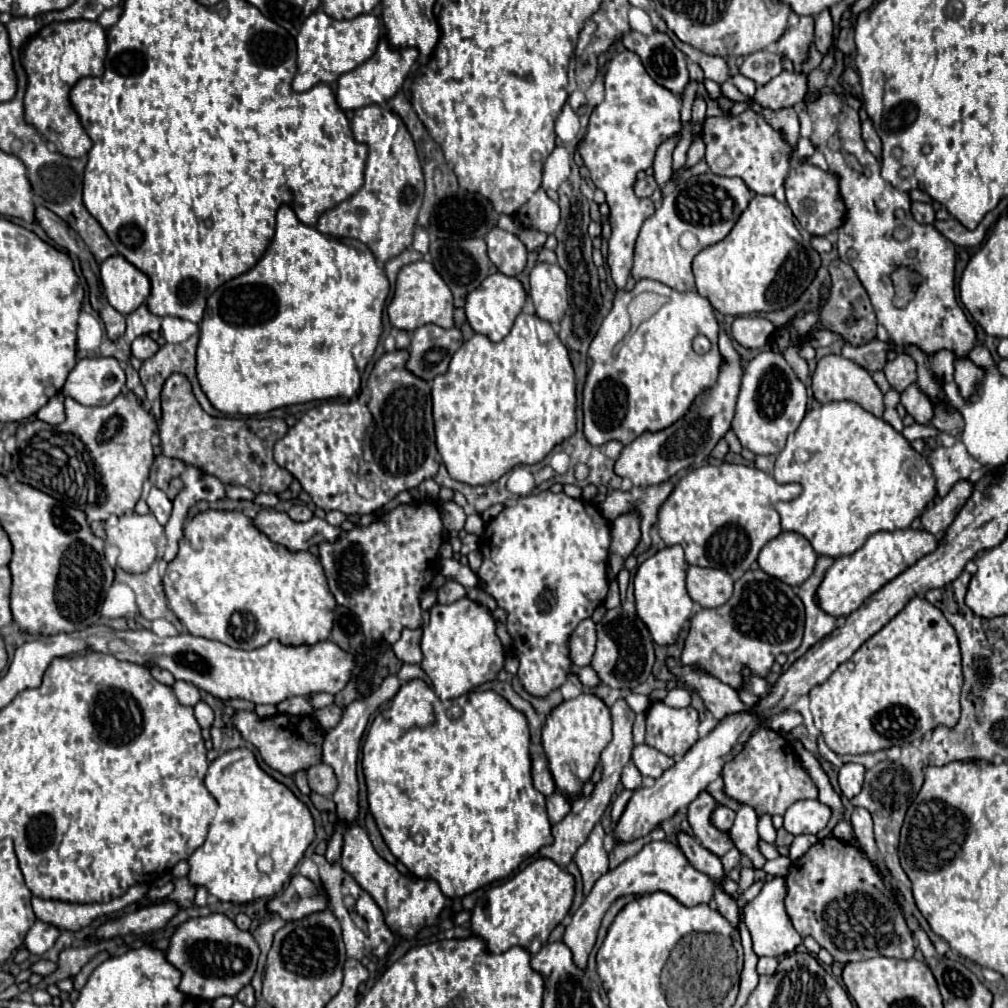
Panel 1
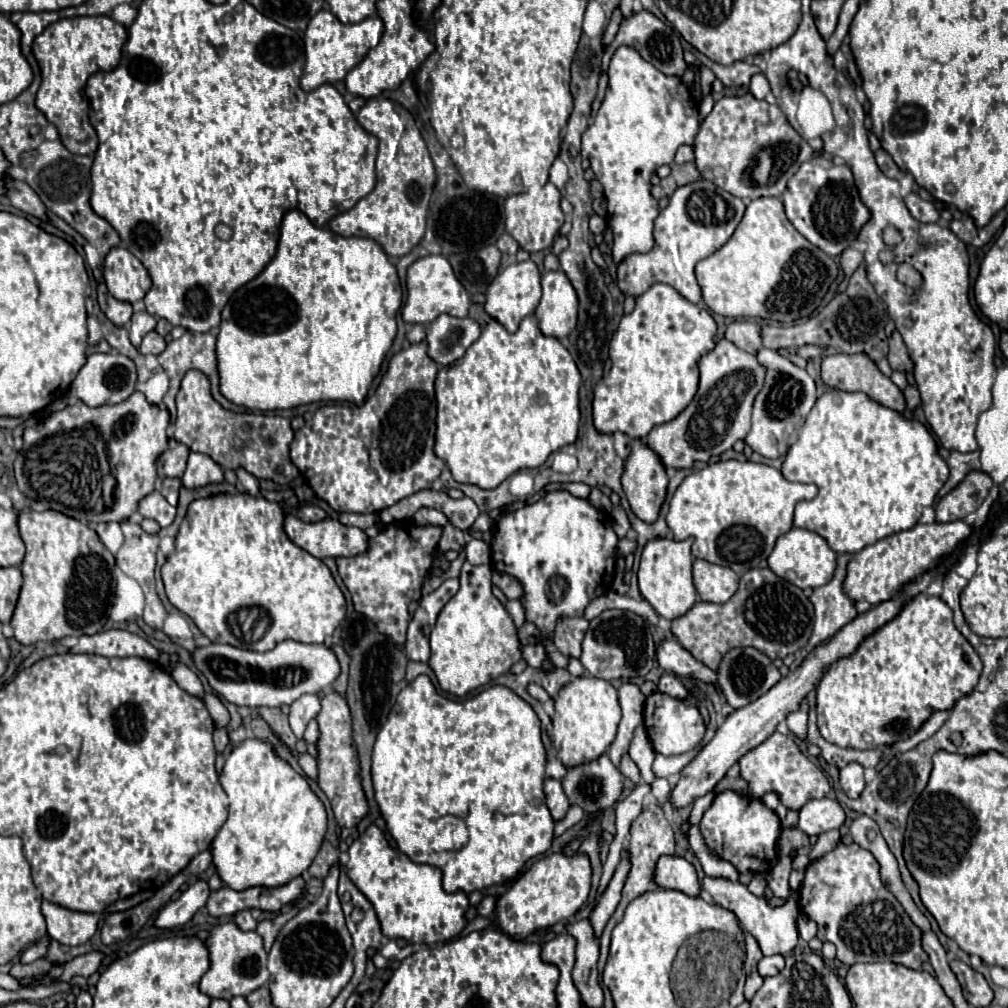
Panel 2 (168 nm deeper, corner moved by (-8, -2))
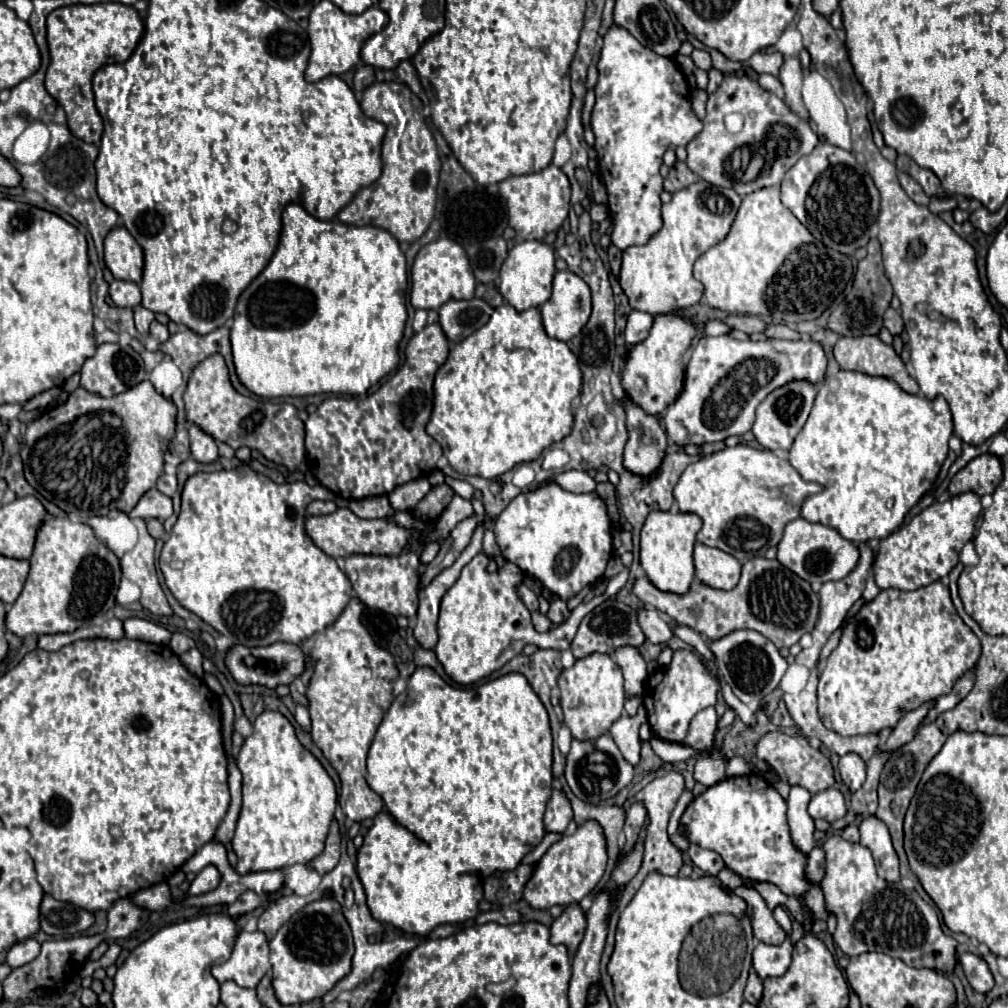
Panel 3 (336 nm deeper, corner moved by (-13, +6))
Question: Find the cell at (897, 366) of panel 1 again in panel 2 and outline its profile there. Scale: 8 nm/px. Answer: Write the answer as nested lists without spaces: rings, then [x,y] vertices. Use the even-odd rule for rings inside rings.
[[[896,330],[892,332],[892,336],[888,338],[888,346],[890,346],[890,352],[888,352],[890,366],[894,370],[900,370],[900,372],[912,372],[910,358],[908,358],[908,352],[906,352],[906,346],[902,342],[900,332],[896,332]]]

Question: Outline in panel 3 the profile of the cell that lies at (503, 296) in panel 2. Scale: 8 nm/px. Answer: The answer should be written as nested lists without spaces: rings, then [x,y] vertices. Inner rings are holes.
[[[525,240],[523,244],[517,244],[509,252],[507,260],[501,266],[499,292],[517,312],[523,312],[523,310],[529,310],[533,306],[541,306],[549,300],[553,274],[555,274],[553,248],[549,244],[543,244],[537,240]]]

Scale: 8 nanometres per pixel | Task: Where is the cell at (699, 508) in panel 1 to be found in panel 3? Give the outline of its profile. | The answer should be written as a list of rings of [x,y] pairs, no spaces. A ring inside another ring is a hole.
[[[739,444],[689,464],[673,496],[681,512],[697,514],[703,520],[697,542],[719,548],[743,564],[755,556],[763,556],[767,548],[777,546],[785,524],[799,518],[803,500],[811,492],[821,490],[821,484],[805,482],[787,460],[777,458],[771,450],[755,450]]]

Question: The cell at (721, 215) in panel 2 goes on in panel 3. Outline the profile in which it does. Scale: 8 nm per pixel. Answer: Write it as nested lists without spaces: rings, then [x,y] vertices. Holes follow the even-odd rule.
[[[705,180],[693,182],[675,192],[669,204],[663,204],[663,228],[643,246],[623,250],[619,282],[633,310],[663,314],[675,308],[689,308],[703,296],[703,284],[693,276],[695,260],[711,246],[719,244],[731,230],[741,206],[741,196],[731,188],[719,188]]]

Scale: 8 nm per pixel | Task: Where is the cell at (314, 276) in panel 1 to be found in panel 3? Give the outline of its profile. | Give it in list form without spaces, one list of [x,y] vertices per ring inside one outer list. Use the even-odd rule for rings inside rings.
[[[289,204],[283,212],[283,232],[279,246],[265,266],[265,270],[241,292],[233,326],[231,326],[231,346],[233,346],[233,364],[239,382],[253,394],[263,398],[281,398],[281,396],[309,396],[309,394],[351,394],[359,396],[365,394],[373,384],[377,384],[385,374],[389,374],[399,364],[397,344],[403,338],[403,328],[407,320],[407,308],[405,308],[405,290],[407,290],[407,262],[405,254],[399,248],[399,242],[381,228],[375,226],[349,226],[339,220],[323,222],[319,218],[313,218],[303,206]]]

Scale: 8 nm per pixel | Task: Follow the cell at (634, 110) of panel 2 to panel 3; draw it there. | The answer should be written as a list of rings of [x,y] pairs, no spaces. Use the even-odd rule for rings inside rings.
[[[611,26],[603,38],[601,60],[597,64],[599,80],[595,86],[595,106],[591,114],[591,128],[595,132],[595,150],[599,160],[599,170],[609,194],[609,212],[613,218],[611,240],[619,250],[635,244],[645,244],[663,228],[661,218],[661,192],[663,178],[659,174],[663,154],[667,148],[687,146],[701,130],[703,122],[695,116],[687,80],[675,60],[655,54],[651,48],[641,46],[625,28]]]

